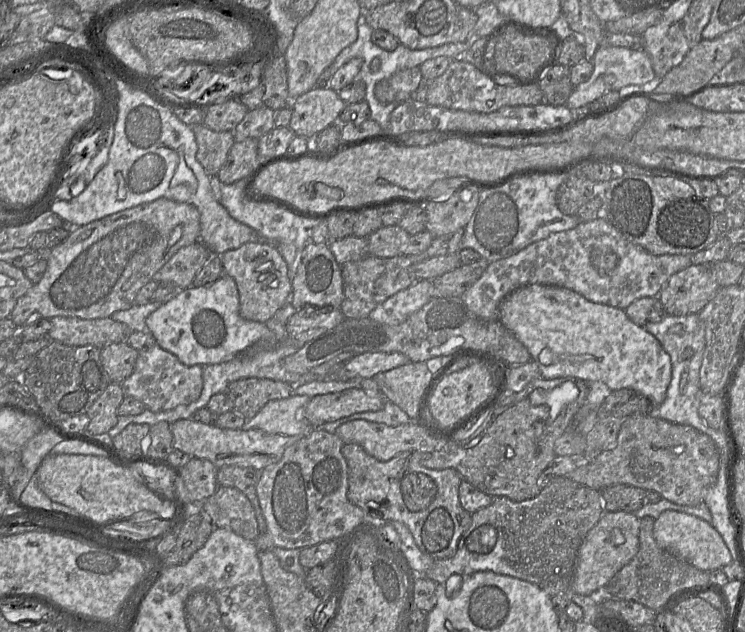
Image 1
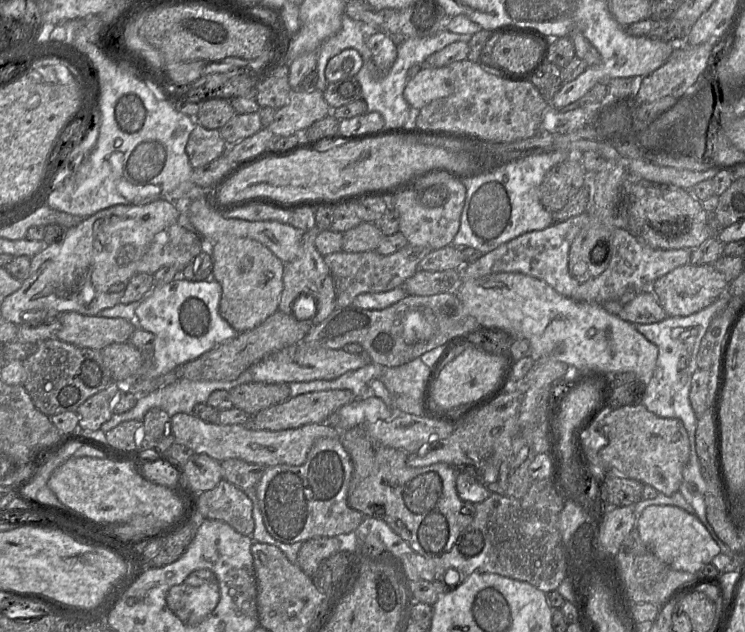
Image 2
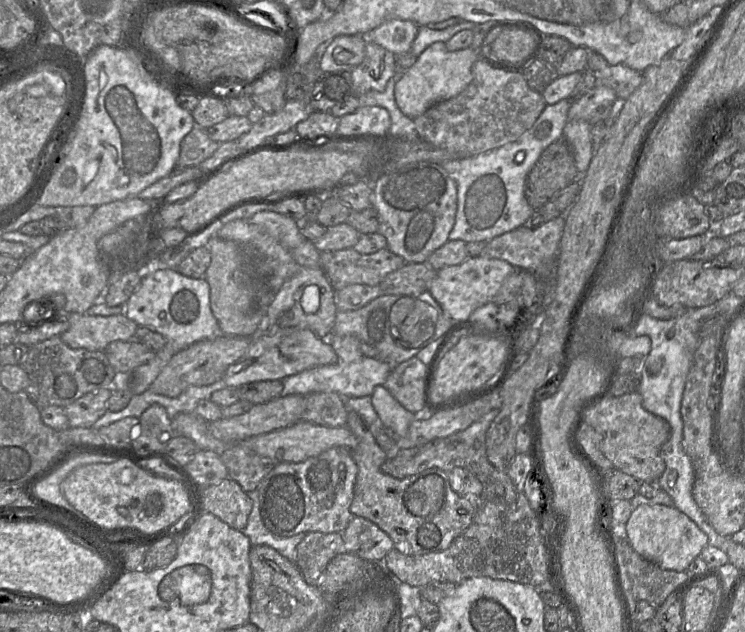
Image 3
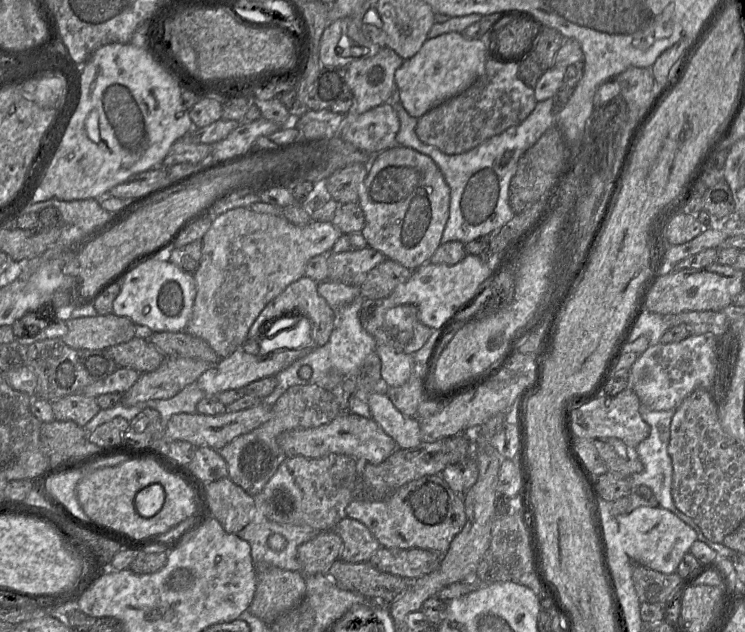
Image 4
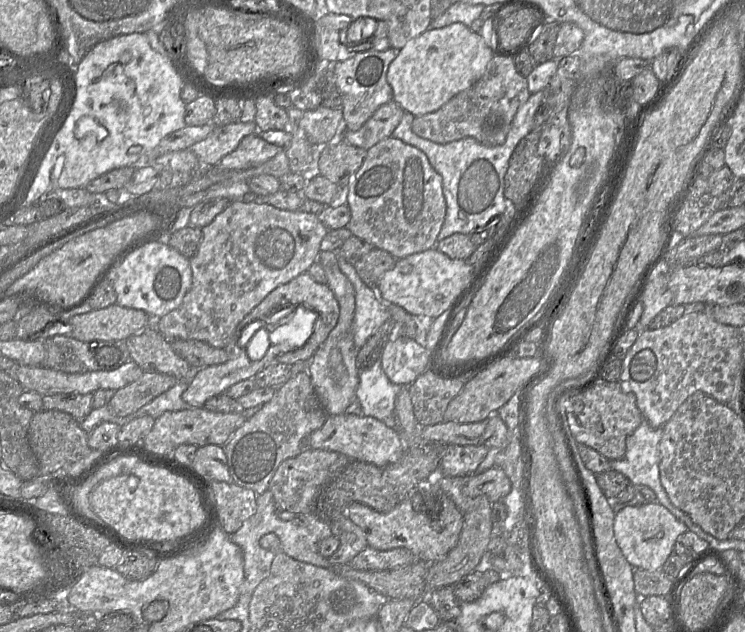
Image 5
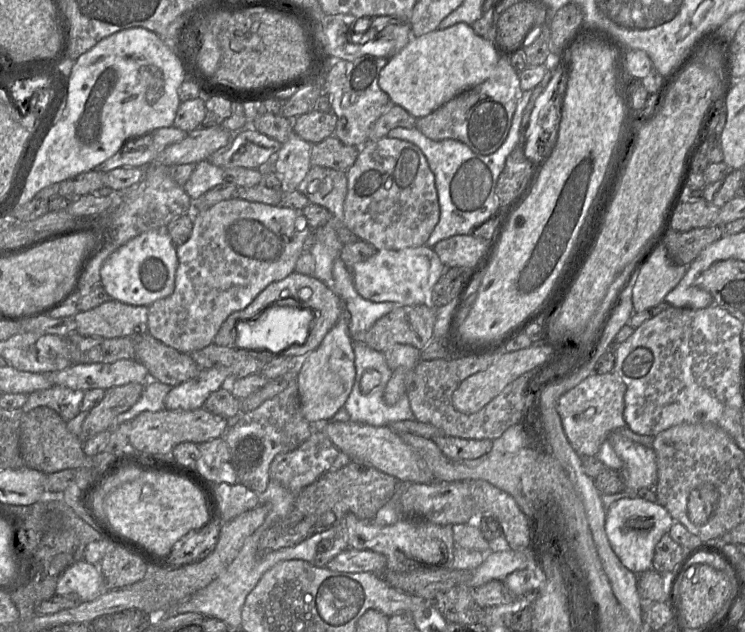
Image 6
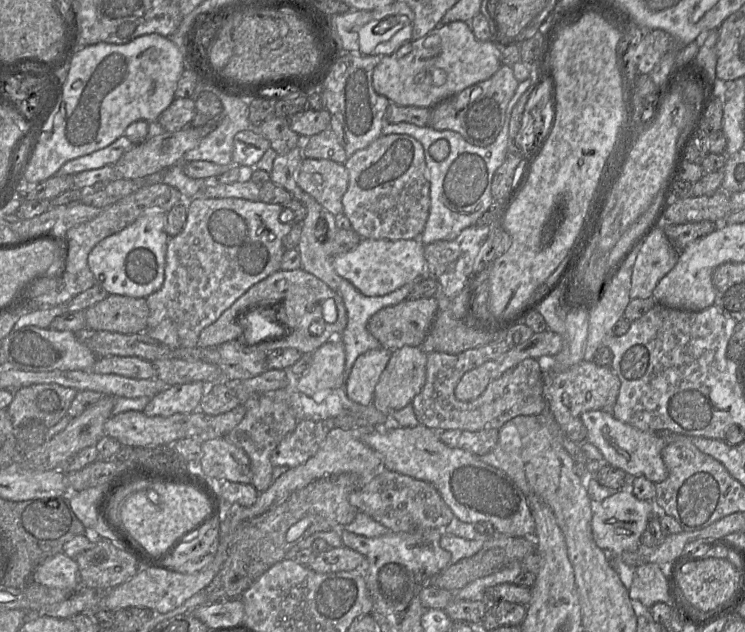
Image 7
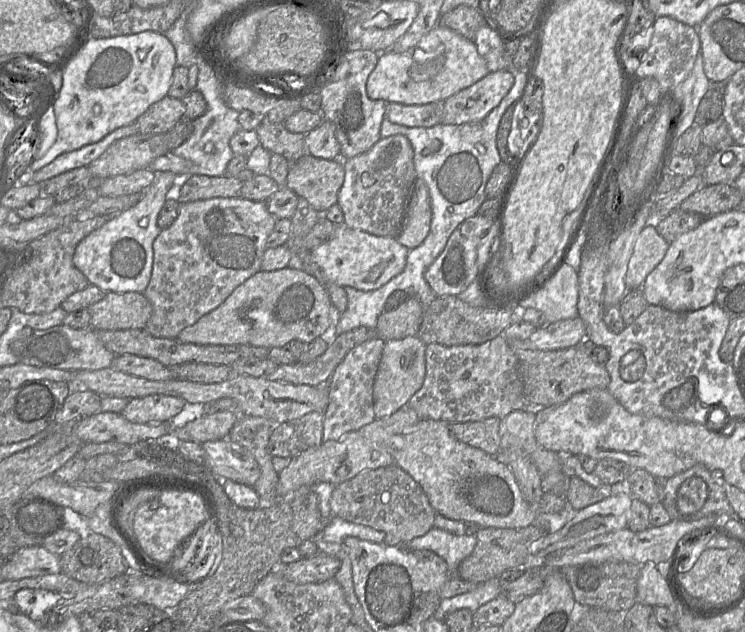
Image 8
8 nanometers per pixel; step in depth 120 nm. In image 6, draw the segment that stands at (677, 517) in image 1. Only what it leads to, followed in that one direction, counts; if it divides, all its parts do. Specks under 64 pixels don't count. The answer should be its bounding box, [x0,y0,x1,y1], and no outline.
[605,497,674,575]

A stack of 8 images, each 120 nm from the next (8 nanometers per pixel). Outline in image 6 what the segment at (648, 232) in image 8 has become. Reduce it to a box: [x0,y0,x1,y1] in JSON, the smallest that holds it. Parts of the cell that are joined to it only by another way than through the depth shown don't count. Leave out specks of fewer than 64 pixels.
[632,244,687,313]

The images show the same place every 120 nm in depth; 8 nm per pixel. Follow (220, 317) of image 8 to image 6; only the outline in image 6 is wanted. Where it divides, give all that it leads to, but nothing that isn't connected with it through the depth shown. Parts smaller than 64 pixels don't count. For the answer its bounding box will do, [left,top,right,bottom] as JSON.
[213,272,344,358]

